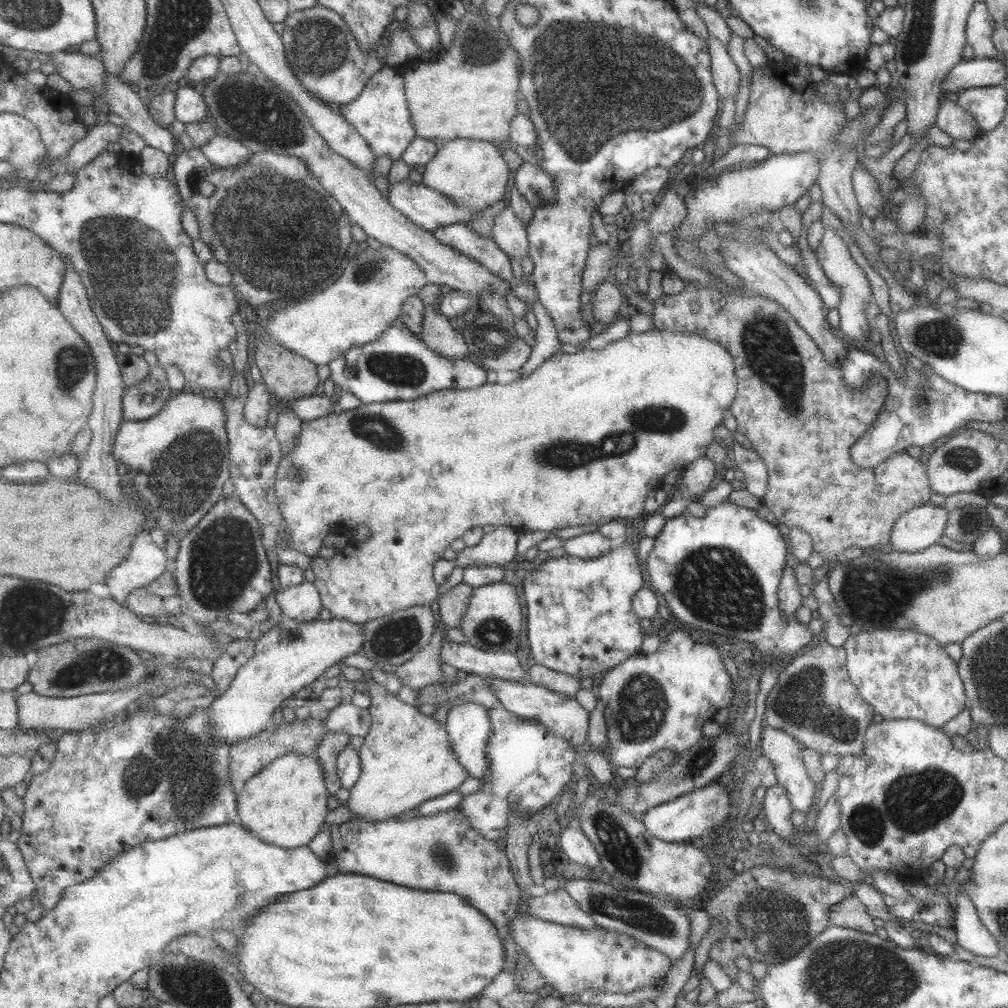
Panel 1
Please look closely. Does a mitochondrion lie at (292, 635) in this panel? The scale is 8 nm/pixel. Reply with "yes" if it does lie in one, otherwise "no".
no

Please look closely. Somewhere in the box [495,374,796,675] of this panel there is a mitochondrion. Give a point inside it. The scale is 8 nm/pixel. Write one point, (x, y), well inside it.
(713, 584)

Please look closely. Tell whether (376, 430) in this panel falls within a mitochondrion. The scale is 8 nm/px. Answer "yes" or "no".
yes

